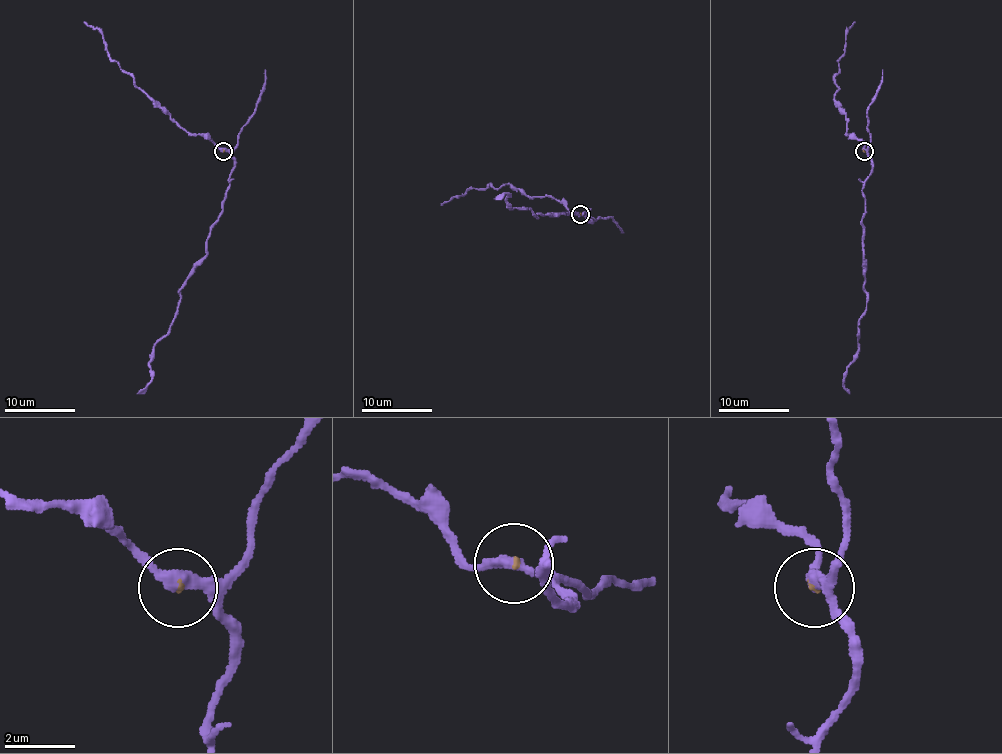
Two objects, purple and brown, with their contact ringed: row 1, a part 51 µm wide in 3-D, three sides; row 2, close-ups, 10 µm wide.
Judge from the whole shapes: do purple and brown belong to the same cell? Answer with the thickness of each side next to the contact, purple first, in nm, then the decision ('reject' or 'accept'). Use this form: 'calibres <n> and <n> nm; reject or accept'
calibres 320 and 50 nm; accept

